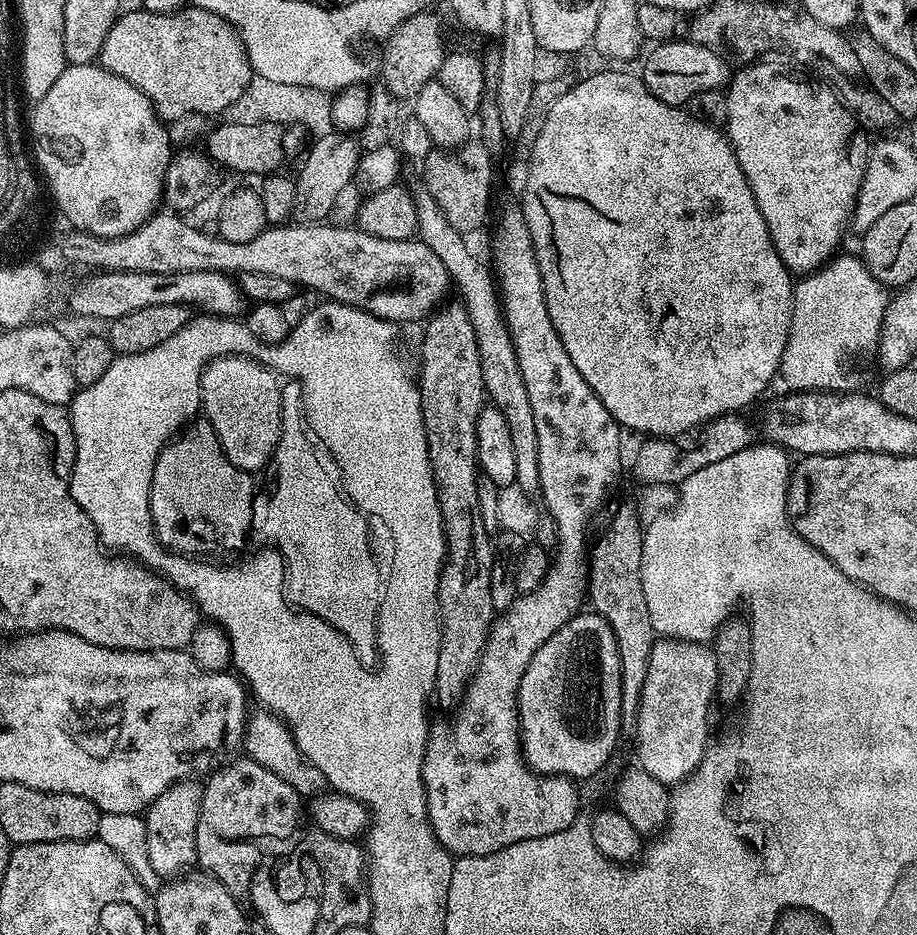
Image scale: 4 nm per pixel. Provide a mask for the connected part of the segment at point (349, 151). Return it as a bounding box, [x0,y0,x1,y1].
[295,130,362,222]

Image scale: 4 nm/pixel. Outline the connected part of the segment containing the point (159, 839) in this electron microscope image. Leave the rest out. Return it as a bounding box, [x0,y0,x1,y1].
[143,778,204,878]

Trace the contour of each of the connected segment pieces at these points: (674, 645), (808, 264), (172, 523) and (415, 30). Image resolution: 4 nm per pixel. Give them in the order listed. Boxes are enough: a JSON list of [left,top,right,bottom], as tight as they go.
[[634,638,716,786],[726,62,870,274],[148,418,253,558],[380,11,446,102]]

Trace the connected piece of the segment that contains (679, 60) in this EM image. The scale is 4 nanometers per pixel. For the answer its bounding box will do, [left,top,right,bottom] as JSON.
[642,39,729,106]

